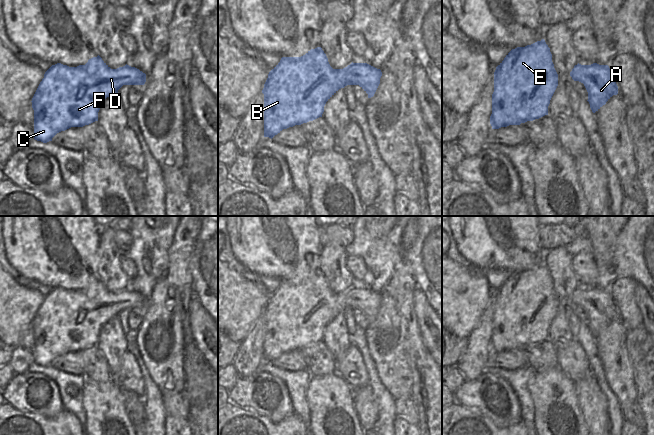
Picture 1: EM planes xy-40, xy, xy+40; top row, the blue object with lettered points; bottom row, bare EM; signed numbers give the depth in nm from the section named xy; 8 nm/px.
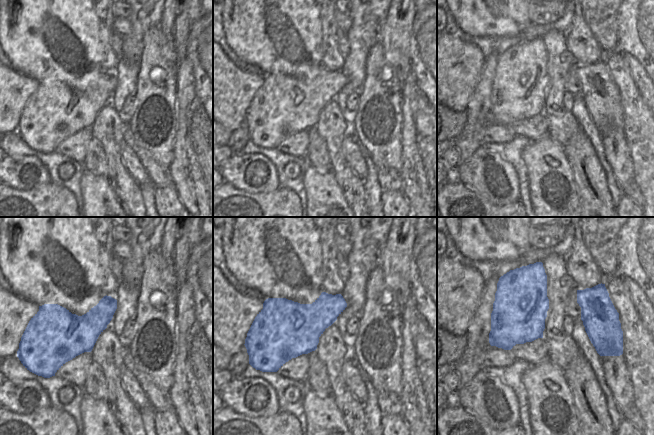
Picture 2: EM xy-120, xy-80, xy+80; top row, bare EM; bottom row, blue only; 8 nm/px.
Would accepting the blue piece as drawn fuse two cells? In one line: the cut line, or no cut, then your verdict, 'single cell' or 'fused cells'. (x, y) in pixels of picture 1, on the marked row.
cut none; single cell

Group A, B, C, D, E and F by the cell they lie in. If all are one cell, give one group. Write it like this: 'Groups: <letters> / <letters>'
Groups: A B C D E F

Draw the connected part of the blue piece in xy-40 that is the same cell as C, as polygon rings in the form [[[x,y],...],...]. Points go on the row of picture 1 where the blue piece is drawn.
[[[98,55],[85,65],[52,65],[33,98],[34,139],[47,143],[59,132],[98,121],[102,102],[123,85],[144,85],[146,74],[125,65],[111,69]]]

